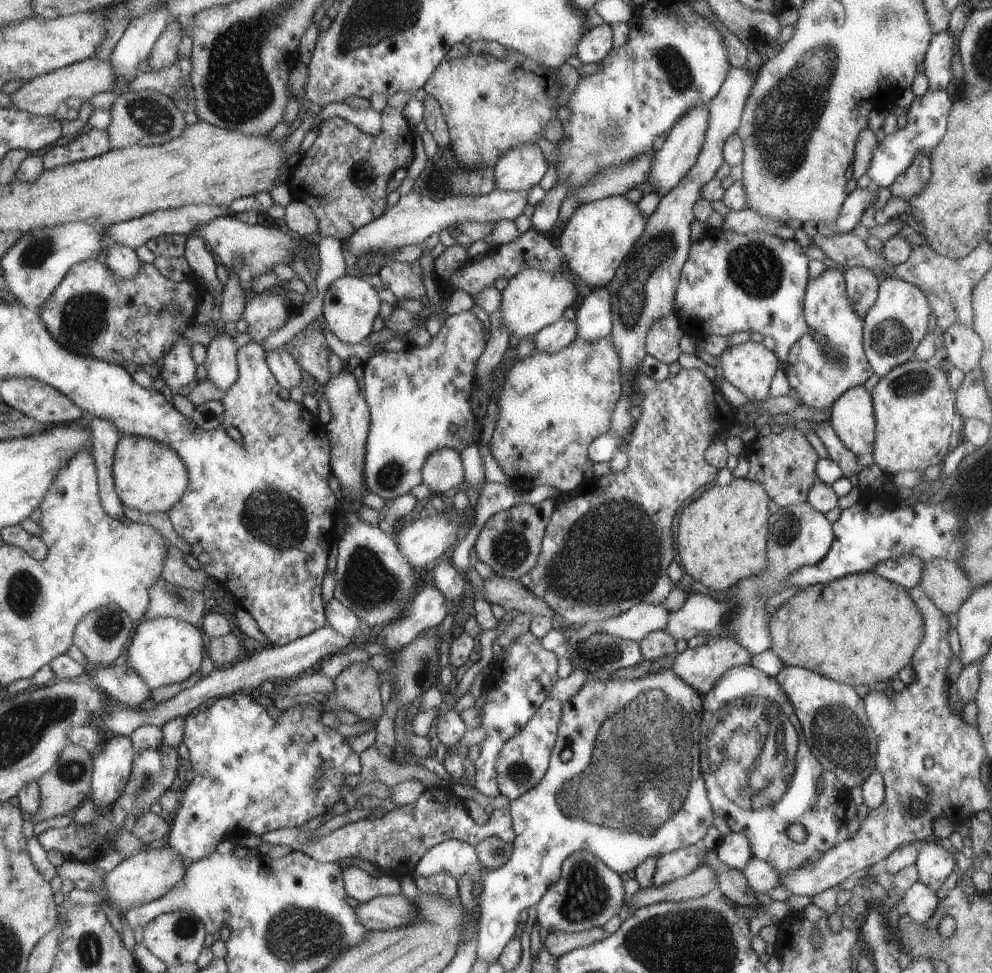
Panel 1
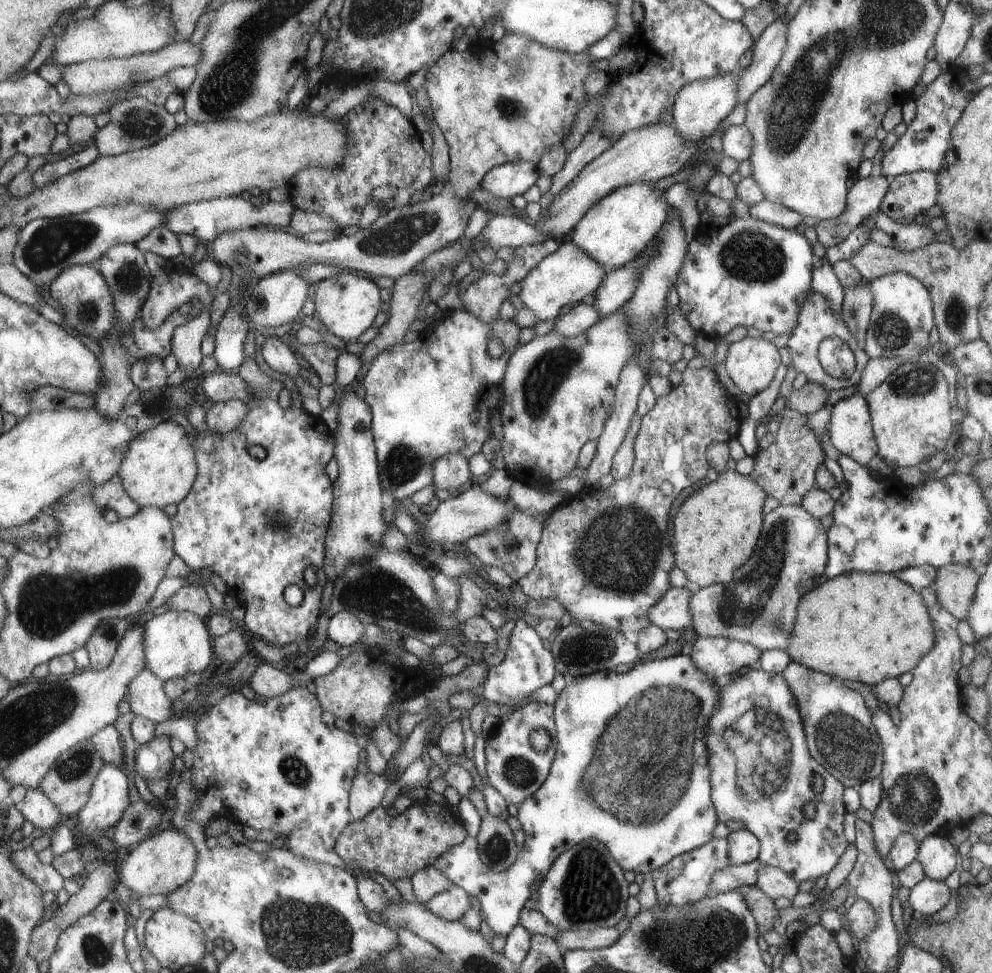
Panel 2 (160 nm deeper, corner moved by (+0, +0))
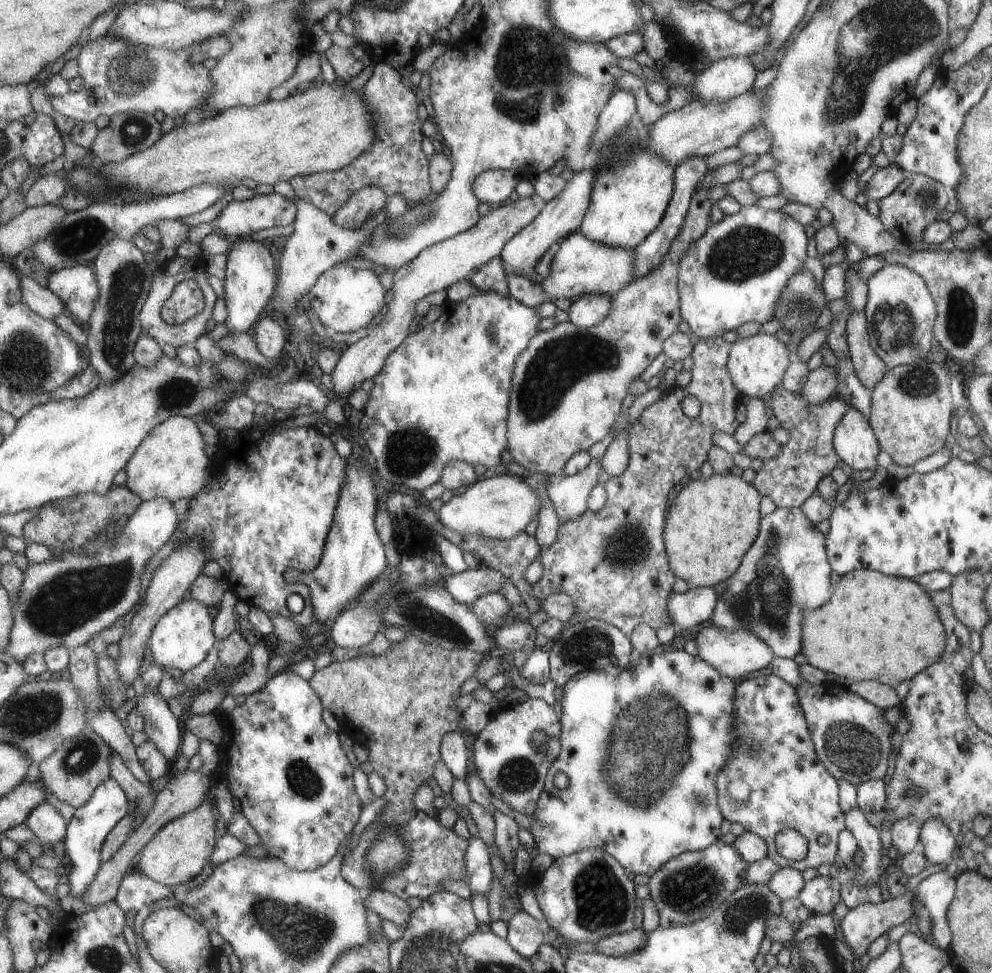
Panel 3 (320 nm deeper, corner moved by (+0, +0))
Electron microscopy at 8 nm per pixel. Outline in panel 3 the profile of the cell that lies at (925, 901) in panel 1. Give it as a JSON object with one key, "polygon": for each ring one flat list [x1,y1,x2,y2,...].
{"polygon":[[933,872,921,880,914,889,914,900,919,902,931,916,931,936,936,948,945,952,949,949,950,931,946,922,946,911,953,899,955,882,949,874]]}

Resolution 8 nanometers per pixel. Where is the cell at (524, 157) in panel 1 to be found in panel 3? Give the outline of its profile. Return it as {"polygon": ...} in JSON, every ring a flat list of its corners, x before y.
{"polygon":[[487,170,474,180,473,191,479,203,499,206,509,201,508,197,521,177,511,170]]}

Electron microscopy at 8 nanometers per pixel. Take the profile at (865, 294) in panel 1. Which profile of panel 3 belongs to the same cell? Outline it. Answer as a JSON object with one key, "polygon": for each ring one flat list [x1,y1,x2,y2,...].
{"polygon":[[857,310,847,315,845,322,845,340,848,358,851,360,854,374,859,382,870,391,883,378,887,371,885,364,869,347,867,336,867,322,865,312]]}

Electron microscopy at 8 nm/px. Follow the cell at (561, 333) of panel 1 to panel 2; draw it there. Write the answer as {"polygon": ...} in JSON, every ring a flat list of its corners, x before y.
{"polygon":[[590,301,576,302,575,306,572,306,567,314,557,316,553,331,557,331,560,336,574,337,582,332,585,332,591,325,594,325,600,318,598,310,591,304]]}

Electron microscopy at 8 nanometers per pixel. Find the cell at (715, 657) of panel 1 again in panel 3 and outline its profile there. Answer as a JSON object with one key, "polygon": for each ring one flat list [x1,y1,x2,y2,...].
{"polygon":[[707,626,697,634,694,641,697,648,696,656,728,678,739,678,739,676,757,672,771,663,773,658,773,652,766,646,766,643,757,638,755,634,745,632,745,630,725,632,720,627]]}

